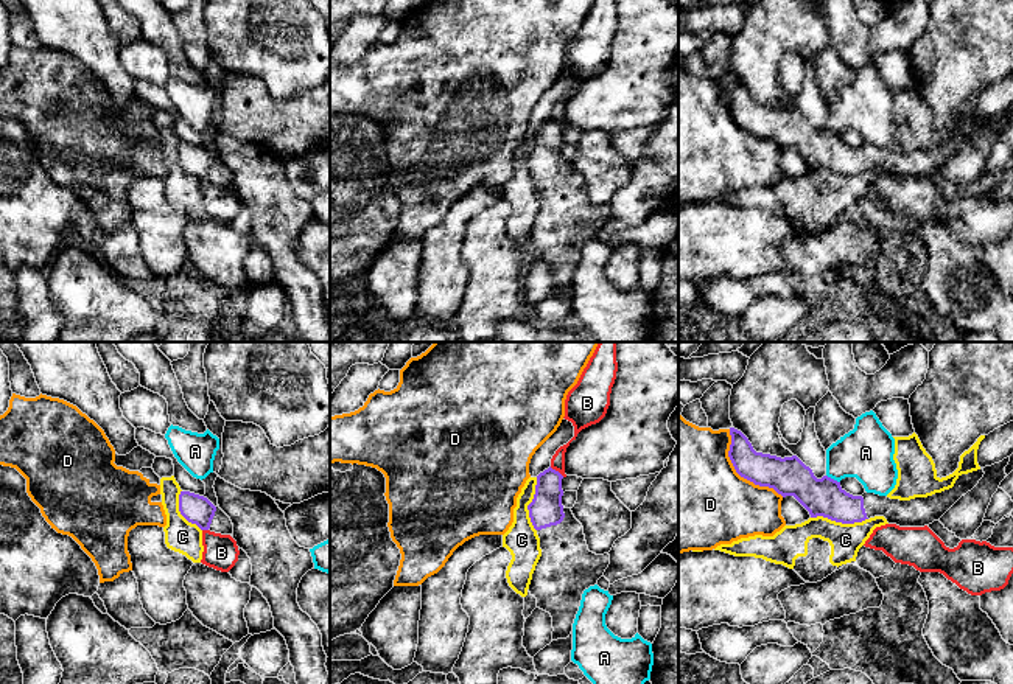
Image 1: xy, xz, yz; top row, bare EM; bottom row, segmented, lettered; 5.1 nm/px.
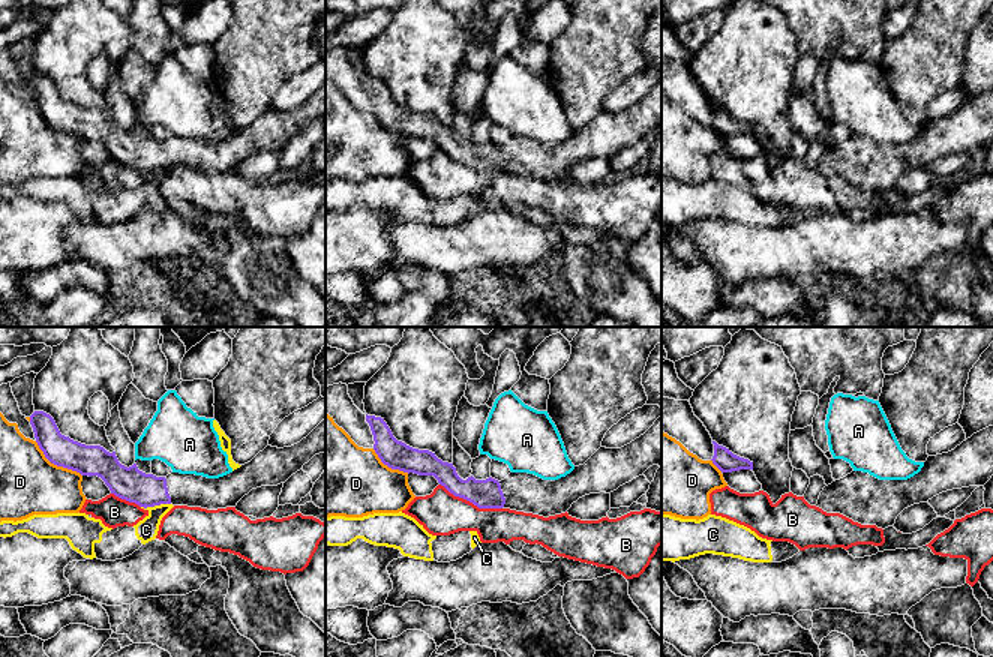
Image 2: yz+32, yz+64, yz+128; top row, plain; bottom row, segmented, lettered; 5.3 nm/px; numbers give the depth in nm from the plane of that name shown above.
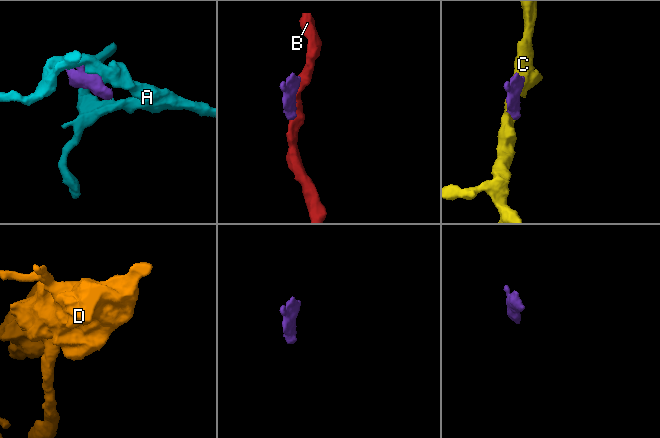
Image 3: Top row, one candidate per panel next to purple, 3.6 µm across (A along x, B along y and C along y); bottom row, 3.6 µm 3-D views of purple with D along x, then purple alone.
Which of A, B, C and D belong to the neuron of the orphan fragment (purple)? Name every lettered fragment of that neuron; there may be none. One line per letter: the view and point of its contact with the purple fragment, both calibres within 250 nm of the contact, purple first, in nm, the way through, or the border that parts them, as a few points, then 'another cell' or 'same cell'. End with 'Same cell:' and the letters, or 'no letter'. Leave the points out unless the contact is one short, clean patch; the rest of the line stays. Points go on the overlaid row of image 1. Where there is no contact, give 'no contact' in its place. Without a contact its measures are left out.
A: meets purple in yz at (833, 479); 200 nm thick on the purple side, 280 nm on the other; another cell
B: meets purple in xz at (557, 471); 170 nm thick on the purple side, 80 nm on the other; border along xz (550, 467), (564, 476); another cell
C: meets purple in yz at (839, 521); 190 nm thick on the purple side, 170 nm on the other; border along yz (811, 516), (827, 516), (842, 523), (867, 519); another cell
D: meets purple in yz at (739, 474); 200 nm thick on the purple side, 480 nm on the other; another cell
Same cell: no letter

